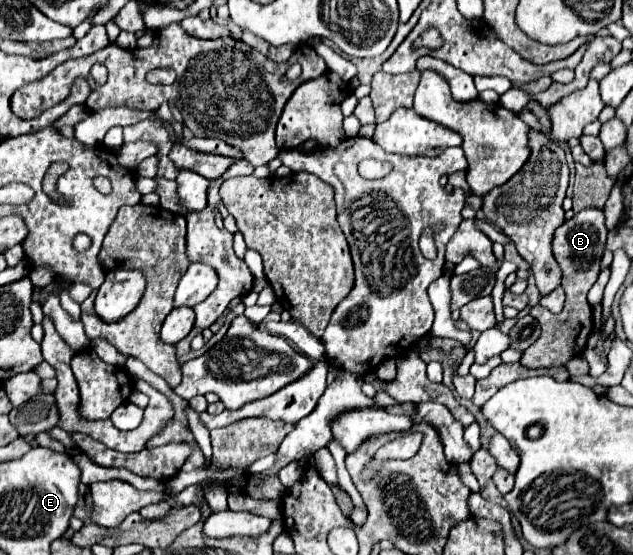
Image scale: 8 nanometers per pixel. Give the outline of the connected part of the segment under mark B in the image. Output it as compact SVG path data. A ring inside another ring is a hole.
M597 208L581 210L579 214L575 214L571 220L567 220L565 224L561 224L555 230L555 236L552 239L552 252L562 269L561 286L567 294L567 300L565 300L565 306L559 314L553 314L543 306L533 306L529 310L529 314L533 318L537 318L541 324L541 336L533 346L529 346L523 352L523 358L519 362L525 368L565 366L565 362L571 360L573 356L577 356L581 350L577 342L579 342L579 334L583 328L583 320L585 320L585 344L587 344L587 338L593 332L593 308L587 302L587 292L599 276L605 240L607 240L605 218L603 218L603 210L597 210Z

